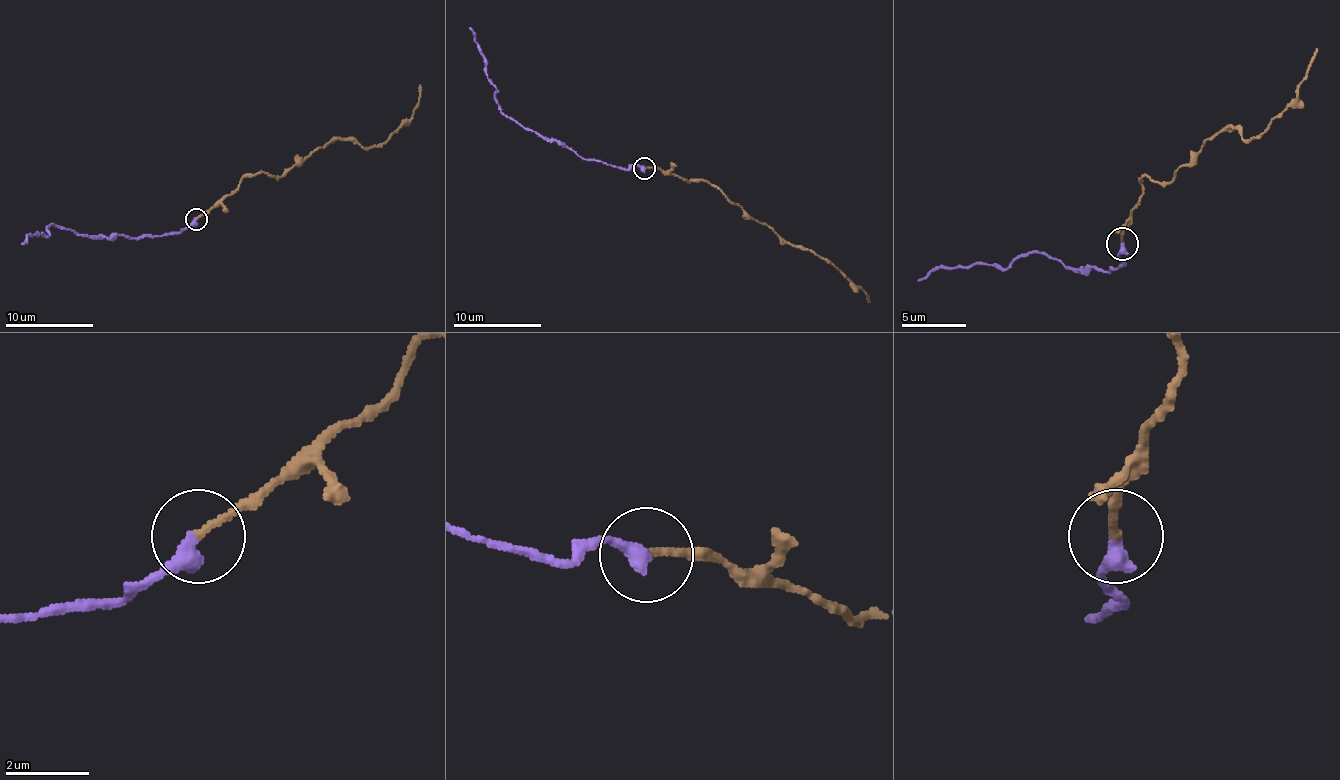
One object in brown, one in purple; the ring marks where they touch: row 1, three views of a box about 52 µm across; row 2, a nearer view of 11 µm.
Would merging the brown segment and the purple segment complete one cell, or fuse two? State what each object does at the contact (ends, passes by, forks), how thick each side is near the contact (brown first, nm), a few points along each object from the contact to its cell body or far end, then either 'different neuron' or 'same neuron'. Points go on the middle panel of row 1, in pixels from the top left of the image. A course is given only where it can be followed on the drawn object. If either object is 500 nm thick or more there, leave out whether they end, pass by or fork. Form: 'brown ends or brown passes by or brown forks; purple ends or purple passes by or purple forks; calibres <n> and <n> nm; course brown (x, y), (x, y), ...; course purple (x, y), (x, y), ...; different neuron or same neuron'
brown ends; purple ends; calibres 180 and 420 nm; course brown (645, 167), (662, 169), (687, 181), (711, 183), (782, 238), (802, 245), (828, 260), (868, 295), (868, 302); course purple (645, 167), (631, 165), (627, 169), (587, 161), (572, 150), (512, 121), (497, 101), (470, 28); different neuron

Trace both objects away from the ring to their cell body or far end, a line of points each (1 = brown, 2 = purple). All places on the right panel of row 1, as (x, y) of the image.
1: (1122, 244), (1144, 177), (1167, 183), (1225, 128), (1234, 128), (1244, 138), (1257, 138), (1296, 96), (1318, 48)
2: (1122, 244), (1125, 264), (1112, 270), (1070, 270), (1054, 257), (1025, 254), (1005, 267), (938, 267), (918, 280)

